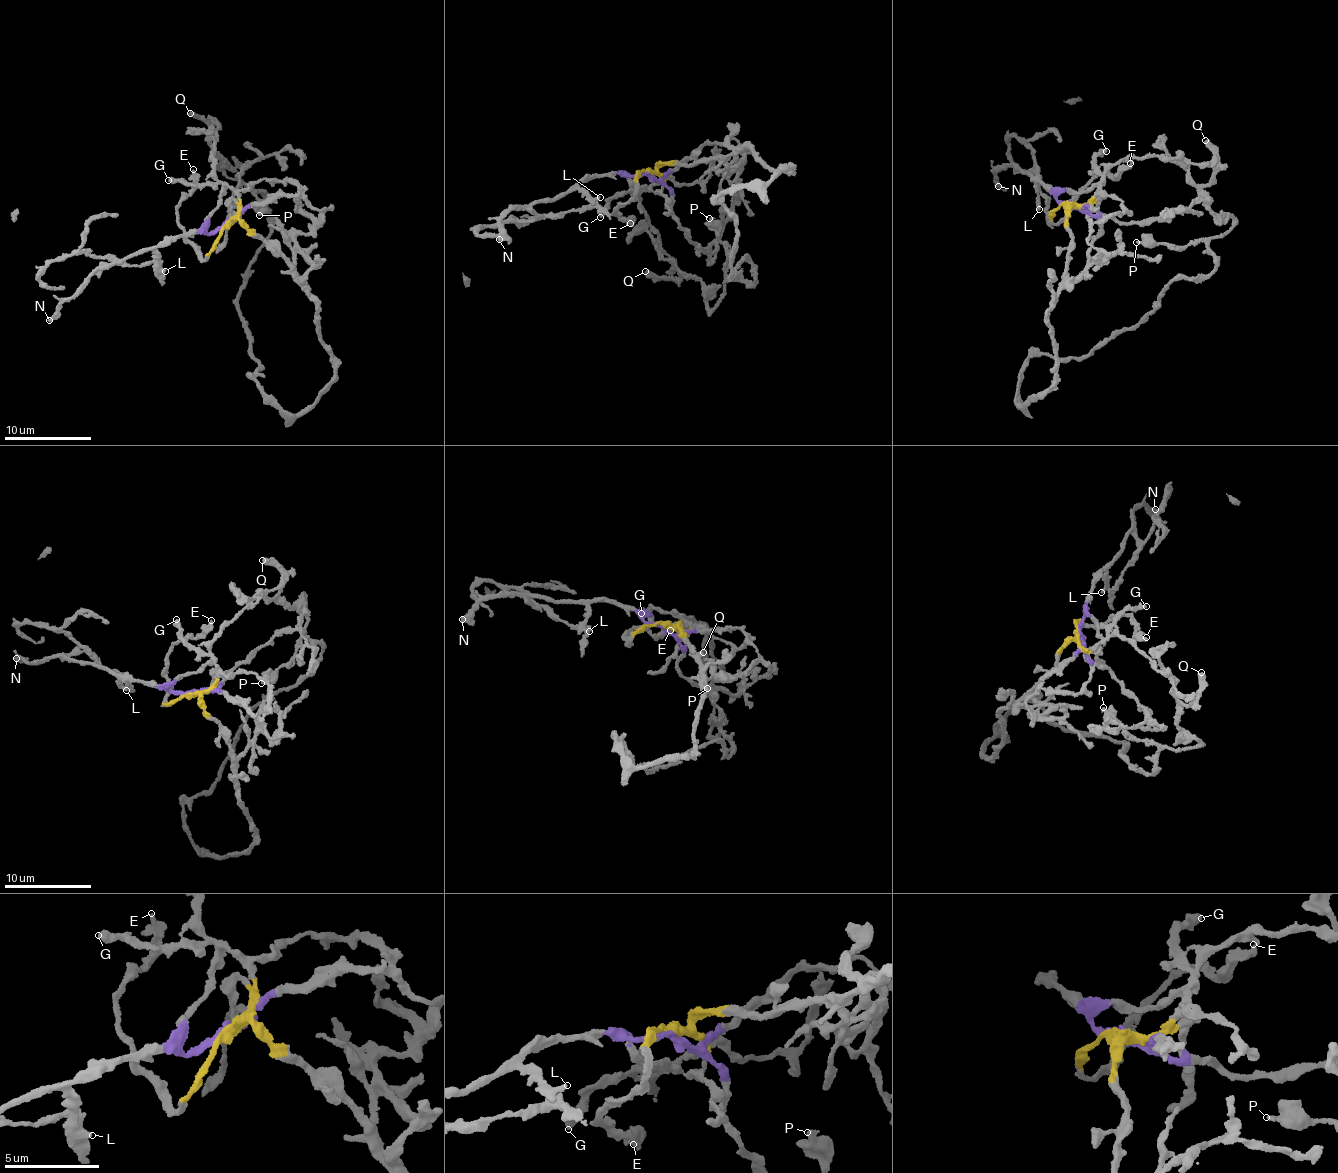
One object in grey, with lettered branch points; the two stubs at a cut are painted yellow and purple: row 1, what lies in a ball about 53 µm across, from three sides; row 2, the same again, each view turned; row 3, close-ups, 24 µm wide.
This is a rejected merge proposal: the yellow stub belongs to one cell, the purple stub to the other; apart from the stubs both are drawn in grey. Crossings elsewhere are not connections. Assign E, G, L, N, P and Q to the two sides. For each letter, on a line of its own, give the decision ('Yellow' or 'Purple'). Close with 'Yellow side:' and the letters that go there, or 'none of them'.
E: Yellow
G: Yellow
L: Purple
N: Purple
P: Yellow
Q: Yellow
Yellow side: E, G, P, Q

